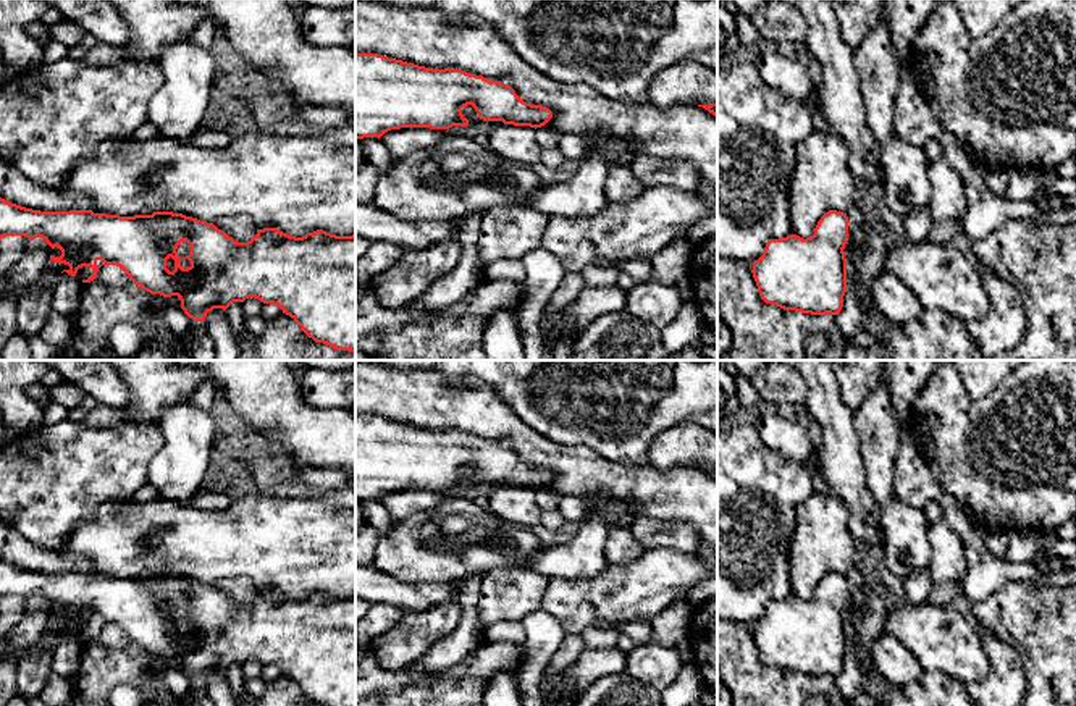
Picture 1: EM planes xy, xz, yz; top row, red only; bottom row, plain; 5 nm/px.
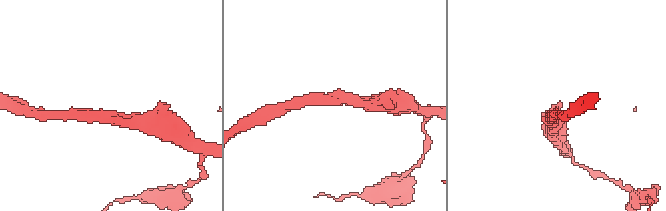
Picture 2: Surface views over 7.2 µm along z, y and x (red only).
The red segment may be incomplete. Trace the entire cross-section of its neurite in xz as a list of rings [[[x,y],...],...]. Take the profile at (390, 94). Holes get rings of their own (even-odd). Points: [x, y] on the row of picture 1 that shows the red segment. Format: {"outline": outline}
{"outline": [[[355,53],[355,139],[380,139],[385,132],[401,128],[469,126],[469,120],[462,115],[467,105],[472,105],[483,121],[535,129],[553,118],[549,108],[523,102],[509,84],[499,81],[454,68],[425,68],[378,53]]]}

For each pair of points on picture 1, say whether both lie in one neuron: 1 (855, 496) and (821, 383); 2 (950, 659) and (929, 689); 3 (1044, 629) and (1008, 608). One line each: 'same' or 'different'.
1: same
2: different
3: same

